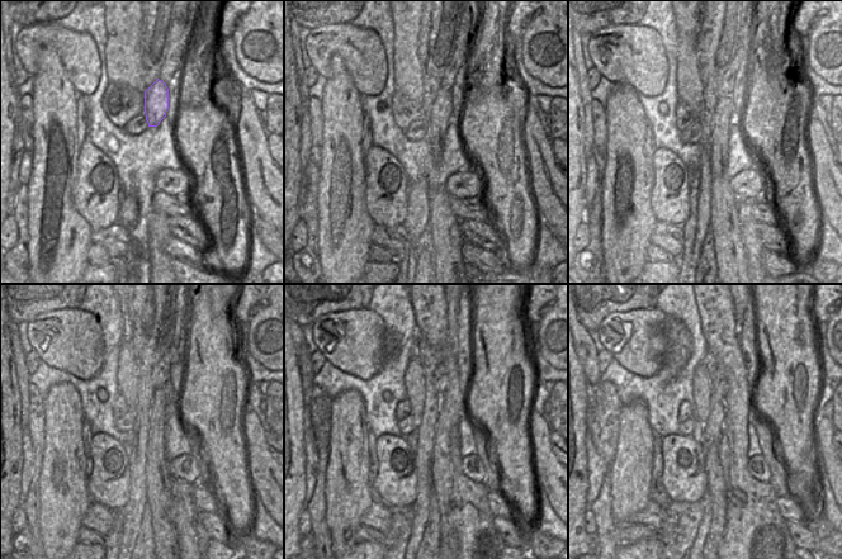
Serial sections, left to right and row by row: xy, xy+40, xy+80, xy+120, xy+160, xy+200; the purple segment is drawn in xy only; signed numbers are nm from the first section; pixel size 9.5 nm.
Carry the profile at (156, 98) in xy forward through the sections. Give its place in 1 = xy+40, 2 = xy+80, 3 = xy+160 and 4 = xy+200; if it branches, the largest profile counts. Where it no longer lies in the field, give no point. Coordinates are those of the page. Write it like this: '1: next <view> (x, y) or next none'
1: next xy+40 (441, 108)
2: next xy+80 (729, 249)
3: next xy+160 (440, 470)
4: next xy+200 (724, 455)

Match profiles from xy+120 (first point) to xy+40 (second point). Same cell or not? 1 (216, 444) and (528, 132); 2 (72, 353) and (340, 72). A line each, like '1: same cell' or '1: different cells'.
1: different cells
2: different cells

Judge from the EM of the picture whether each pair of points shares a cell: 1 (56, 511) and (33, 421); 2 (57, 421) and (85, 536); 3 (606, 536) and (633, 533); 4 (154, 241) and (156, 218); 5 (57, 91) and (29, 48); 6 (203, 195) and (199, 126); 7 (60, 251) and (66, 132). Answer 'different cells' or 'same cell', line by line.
1: different cells
2: different cells
3: different cells
4: same cell
5: different cells
6: same cell
7: same cell

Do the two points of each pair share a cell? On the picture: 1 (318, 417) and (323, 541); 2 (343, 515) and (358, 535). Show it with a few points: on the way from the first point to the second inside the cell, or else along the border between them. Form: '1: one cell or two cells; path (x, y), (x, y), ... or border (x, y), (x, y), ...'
1: one cell; path (322, 448), (318, 511)
2: two cells; border (360, 524), (349, 539), (353, 544)

